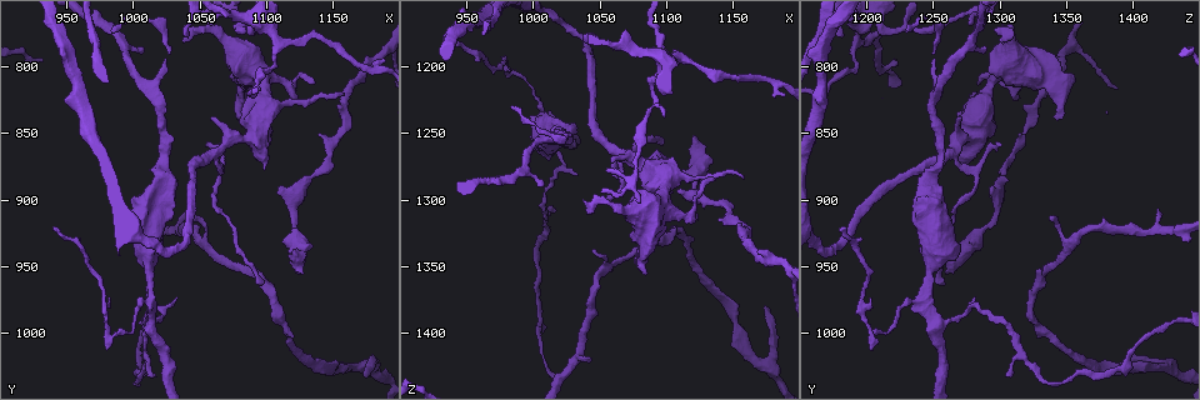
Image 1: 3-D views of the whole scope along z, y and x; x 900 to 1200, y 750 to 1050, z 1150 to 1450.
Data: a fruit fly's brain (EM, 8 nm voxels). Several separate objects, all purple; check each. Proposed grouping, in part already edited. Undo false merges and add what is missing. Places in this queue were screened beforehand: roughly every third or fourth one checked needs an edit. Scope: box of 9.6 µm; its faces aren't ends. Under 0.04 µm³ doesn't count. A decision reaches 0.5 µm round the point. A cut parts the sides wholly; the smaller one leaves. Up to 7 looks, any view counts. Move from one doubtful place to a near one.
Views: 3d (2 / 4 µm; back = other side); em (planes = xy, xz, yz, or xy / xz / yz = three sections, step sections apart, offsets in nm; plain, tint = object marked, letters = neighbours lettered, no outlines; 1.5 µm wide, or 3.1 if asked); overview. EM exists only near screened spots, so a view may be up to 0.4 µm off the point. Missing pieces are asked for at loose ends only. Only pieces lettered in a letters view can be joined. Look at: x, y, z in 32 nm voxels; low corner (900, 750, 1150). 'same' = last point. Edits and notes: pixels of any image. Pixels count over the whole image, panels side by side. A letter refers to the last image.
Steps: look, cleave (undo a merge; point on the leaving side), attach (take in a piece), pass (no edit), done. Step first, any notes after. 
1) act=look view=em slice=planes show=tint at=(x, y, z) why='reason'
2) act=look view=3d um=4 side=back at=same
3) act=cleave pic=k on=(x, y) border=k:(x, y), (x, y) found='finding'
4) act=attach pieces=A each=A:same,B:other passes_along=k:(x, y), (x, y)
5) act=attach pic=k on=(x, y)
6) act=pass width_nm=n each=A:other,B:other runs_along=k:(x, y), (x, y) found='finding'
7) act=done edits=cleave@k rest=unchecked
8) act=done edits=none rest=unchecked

act=look view=em slice=planes show=letters at=(1176, 1032, 1380) why='free end'

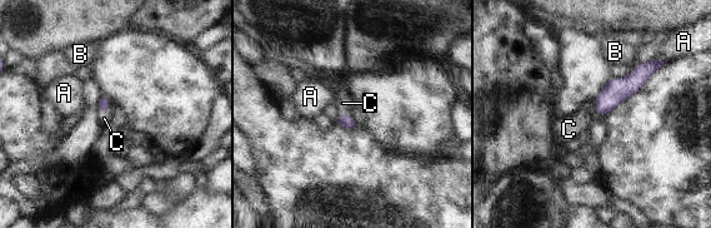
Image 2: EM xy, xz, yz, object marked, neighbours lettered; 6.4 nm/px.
act=attach pieces=C each=A:other,B:other,C:same passes_along=2:(104, 103), (104, 110), (104, 118) found='the neuron continues'

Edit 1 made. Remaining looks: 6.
act=look view=em slice=planes show=letters at=(1056, 860, 1300) why='thin end'

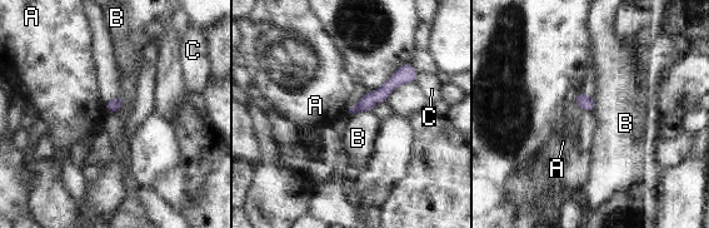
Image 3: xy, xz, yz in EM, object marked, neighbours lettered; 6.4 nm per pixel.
act=pass width_nm=80 each=A:other,B:other,C:other runs_along=3:(409, 68), (382, 94), (349, 112) found='no lettered piece goes on from it'

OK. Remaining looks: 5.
act=look view=3d um=2 at=(1122, 920, 1292) why='a narrow waist'

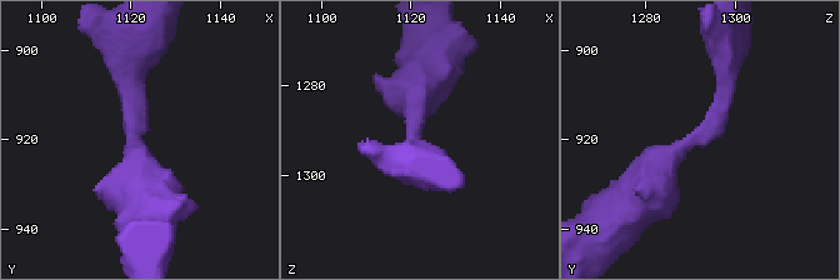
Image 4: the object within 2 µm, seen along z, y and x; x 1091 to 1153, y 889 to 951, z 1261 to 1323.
act=look view=em slice=xz step=8 show=tint at=(1121, 920, 1292) arm_widths_nm=320,380 why='shape alone is not enough'

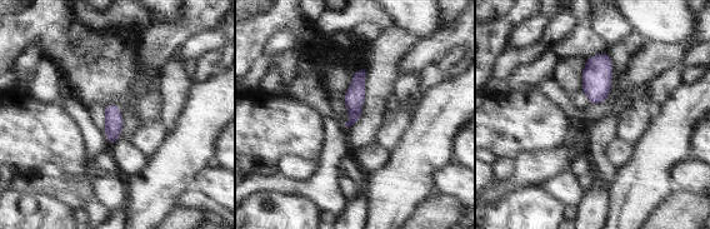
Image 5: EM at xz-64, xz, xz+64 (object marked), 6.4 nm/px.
act=look view=em slice=xz step=8 show=letters at=same

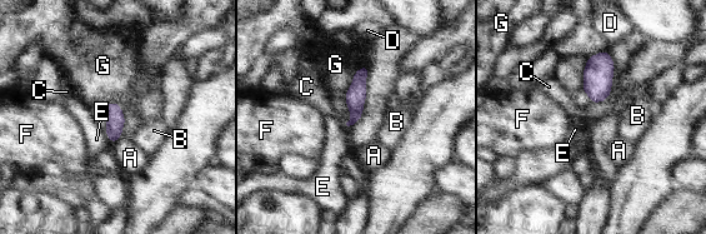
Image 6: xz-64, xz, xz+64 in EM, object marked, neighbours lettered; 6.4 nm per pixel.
act=pass each=A:other,B:other,C:other,D:other,E:other,F:other,G:other border=6:(607, 99), (600, 103), (591, 103) found='one neuron here'

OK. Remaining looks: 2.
act=done edits=attach@2 rest=unchecked

